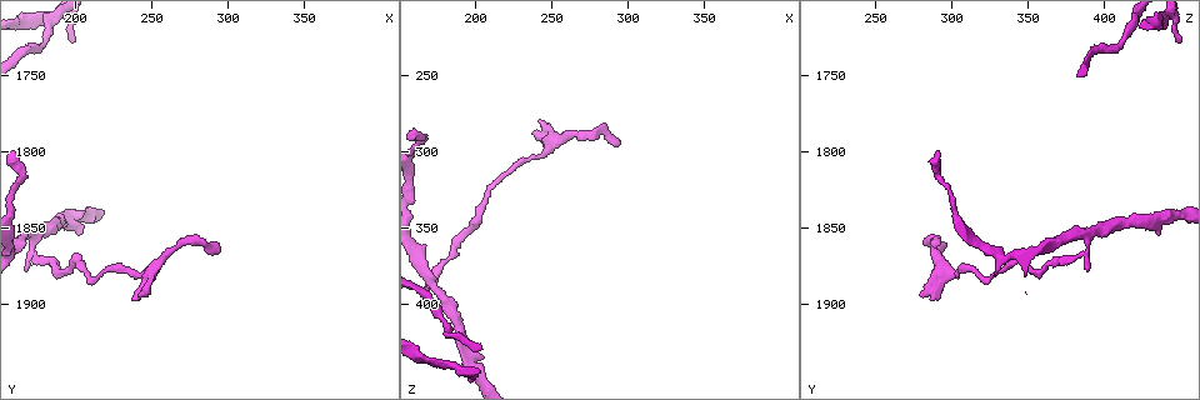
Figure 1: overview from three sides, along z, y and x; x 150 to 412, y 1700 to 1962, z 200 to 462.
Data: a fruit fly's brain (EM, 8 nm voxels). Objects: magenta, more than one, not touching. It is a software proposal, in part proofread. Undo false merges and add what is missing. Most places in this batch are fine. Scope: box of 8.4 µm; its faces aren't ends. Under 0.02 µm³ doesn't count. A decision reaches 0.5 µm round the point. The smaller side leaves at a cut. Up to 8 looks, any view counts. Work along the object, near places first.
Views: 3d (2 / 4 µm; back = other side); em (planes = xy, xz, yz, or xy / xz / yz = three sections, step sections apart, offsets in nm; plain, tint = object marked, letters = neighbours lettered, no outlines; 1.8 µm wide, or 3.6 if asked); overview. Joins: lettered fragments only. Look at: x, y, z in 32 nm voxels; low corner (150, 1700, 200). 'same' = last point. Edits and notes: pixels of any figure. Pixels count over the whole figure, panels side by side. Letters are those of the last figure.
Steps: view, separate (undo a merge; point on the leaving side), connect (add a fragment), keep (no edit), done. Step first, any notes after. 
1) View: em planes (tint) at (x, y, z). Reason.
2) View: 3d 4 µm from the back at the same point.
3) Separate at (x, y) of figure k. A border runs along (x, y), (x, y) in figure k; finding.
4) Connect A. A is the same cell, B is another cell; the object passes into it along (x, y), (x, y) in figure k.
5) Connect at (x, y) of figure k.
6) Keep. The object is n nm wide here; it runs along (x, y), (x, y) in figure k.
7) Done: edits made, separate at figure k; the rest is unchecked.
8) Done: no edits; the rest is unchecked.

View: 3d 4 µm at (240, 1894, 280). Free end.

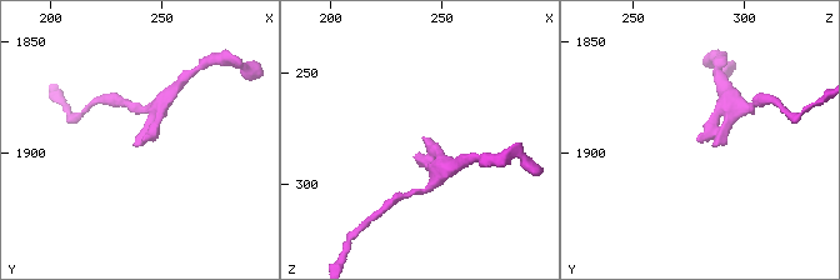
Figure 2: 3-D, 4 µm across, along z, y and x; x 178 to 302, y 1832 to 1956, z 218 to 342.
View: em xy step 16 (letters) at (240, 1894, 279).

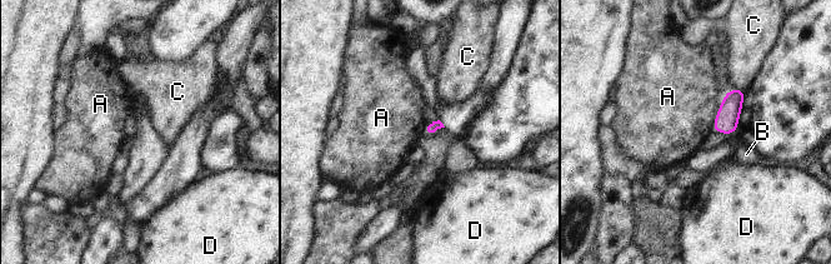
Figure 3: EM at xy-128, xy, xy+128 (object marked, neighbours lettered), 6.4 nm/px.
Keep. A, B, C and D are other cells; a border runs along (725, 94), (711, 130) in figure 3; no lettered fragment goes on from it.

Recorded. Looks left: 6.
View: 3d 2 µm at (296, 1864, 292). Thin end.

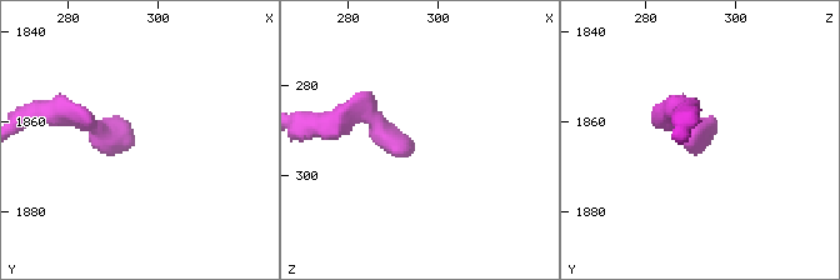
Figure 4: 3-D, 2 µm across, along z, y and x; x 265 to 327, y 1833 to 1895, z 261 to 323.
View: em yz step 8 (tint) at (294, 1864, 294).

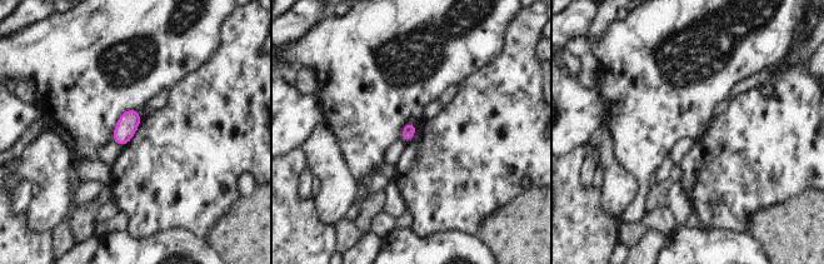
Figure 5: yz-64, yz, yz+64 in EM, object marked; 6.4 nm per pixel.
View: em yz step 8 (letters) at the same point.

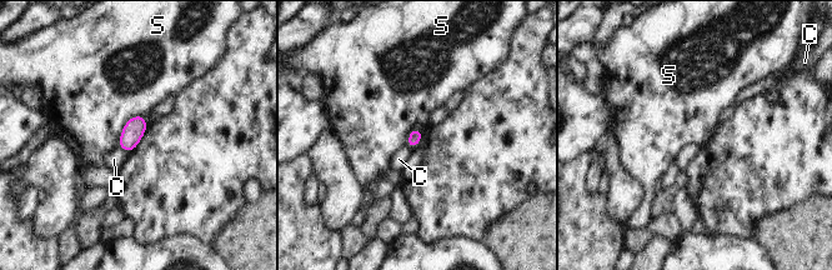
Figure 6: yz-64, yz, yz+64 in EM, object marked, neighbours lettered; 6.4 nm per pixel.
Keep. C and S are other cells; a border runs along (143, 114), (125, 123), (118, 145) in figure 6; no lettered fragment goes on from it.

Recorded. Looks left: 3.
View: em xy step 8 (letters) at (172, 1854, 386). Side arm on a straight run.

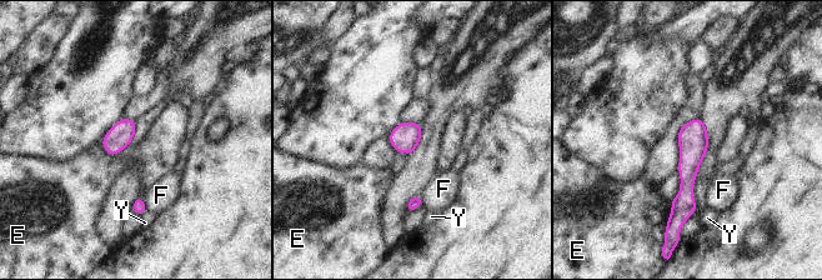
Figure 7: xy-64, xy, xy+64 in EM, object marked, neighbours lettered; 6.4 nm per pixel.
Keep. E, F and Y are other cells; a border runs along (671, 211), (666, 223) in figure 7; all the same cell.

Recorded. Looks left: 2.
Done: no edits; the rest is unchecked.

